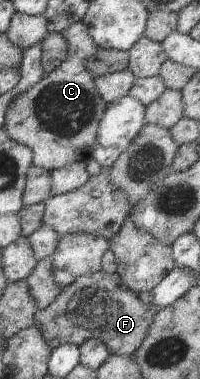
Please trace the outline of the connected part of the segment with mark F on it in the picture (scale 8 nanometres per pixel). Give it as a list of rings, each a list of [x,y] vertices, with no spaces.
[[[101,269],[93,275],[79,277],[71,285],[62,288],[59,295],[45,309],[35,312],[34,325],[38,326],[41,335],[52,348],[63,344],[81,346],[93,338],[105,344],[110,354],[133,356],[143,343],[153,316],[158,311],[159,307],[153,305],[150,292],[137,293],[130,290],[122,283],[117,273],[111,274]]]

